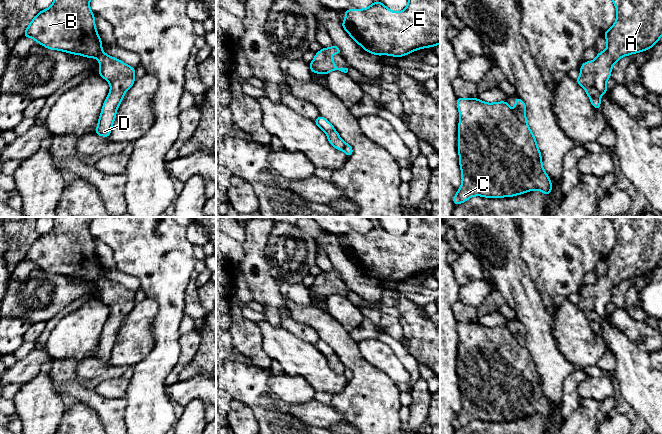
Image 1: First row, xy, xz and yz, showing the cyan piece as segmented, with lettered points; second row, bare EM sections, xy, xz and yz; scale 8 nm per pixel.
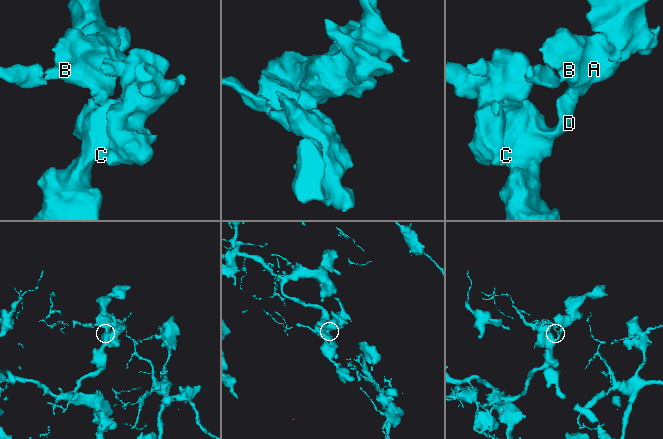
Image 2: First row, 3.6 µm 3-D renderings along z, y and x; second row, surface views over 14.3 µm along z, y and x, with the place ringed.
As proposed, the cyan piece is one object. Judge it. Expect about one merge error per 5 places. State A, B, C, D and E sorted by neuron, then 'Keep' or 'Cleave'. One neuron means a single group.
Groups: A B C D E. Keep

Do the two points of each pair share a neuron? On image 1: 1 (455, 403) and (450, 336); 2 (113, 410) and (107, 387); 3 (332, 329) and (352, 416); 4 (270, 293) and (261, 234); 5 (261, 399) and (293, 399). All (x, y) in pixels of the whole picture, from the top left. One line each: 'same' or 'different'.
1: same
2: different
3: same
4: same
5: different

